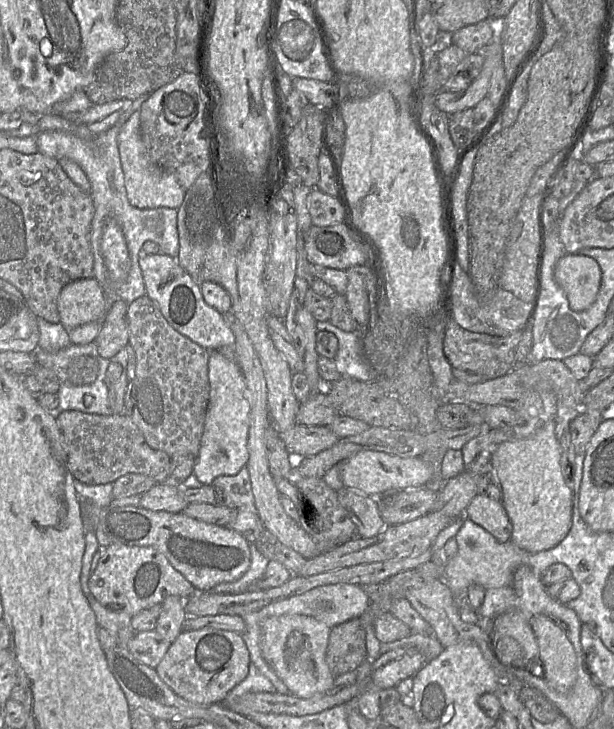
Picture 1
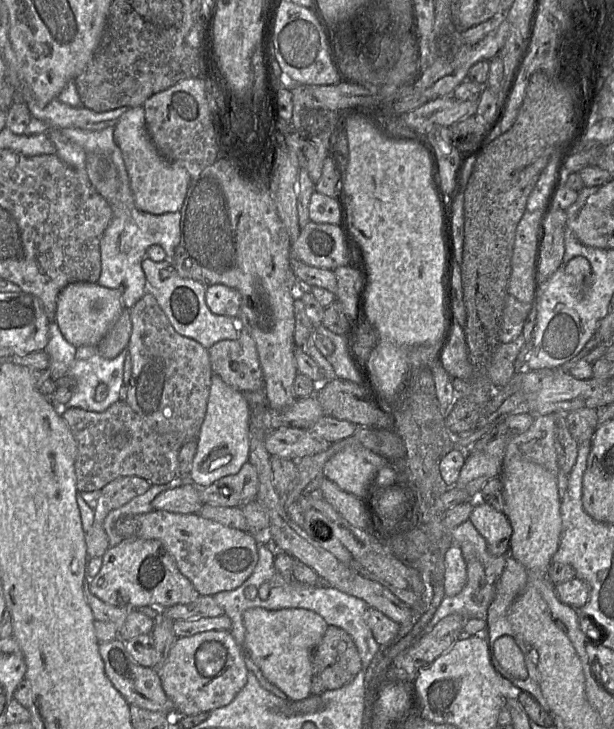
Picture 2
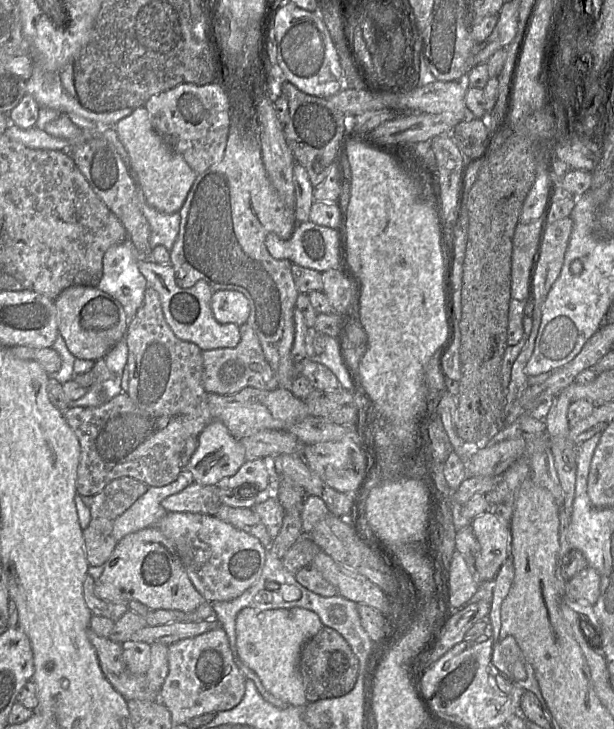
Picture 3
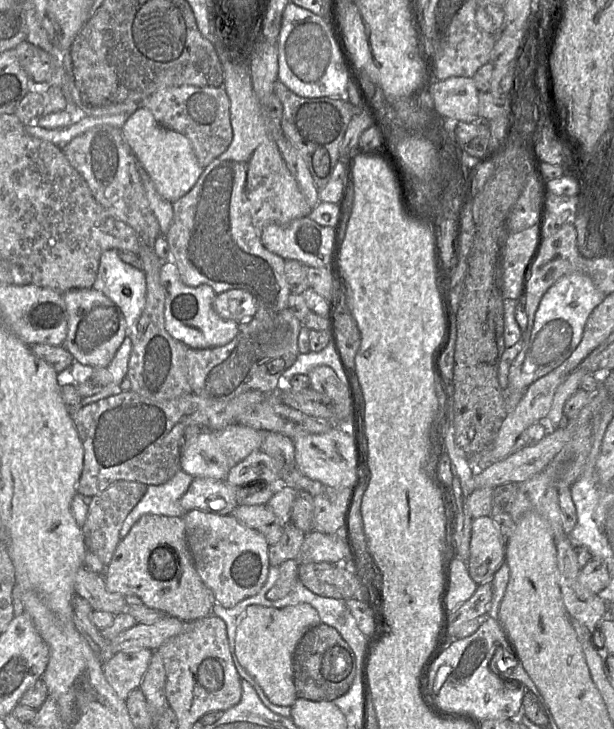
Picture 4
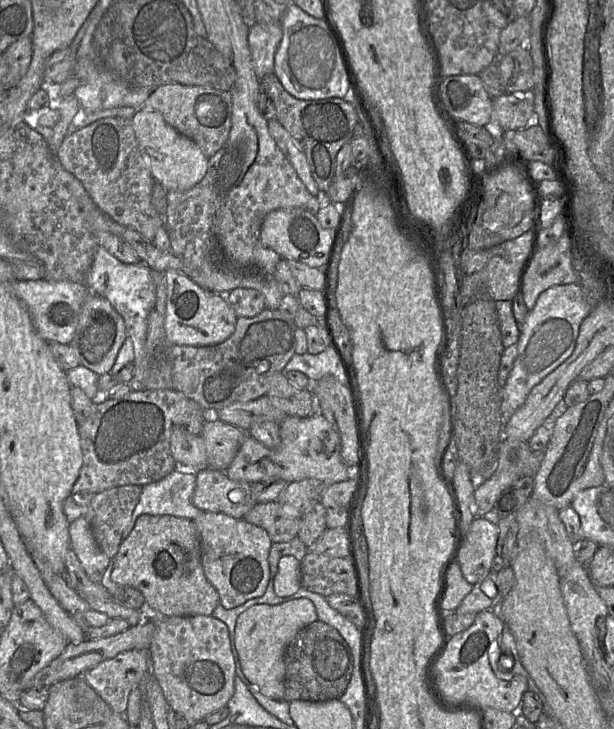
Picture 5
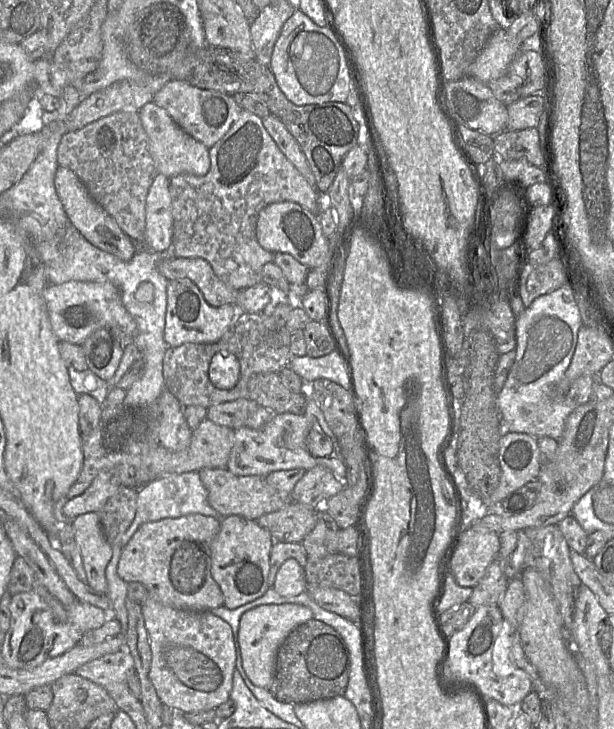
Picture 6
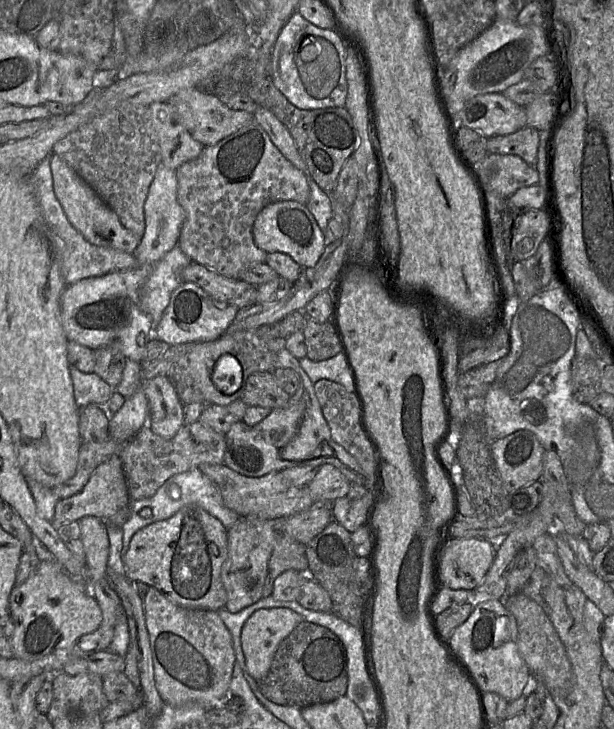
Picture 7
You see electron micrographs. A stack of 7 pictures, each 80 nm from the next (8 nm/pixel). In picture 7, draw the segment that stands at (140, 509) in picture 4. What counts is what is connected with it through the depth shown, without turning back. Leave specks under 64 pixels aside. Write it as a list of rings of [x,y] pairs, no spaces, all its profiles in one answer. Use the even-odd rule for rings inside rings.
[[[192,468],[171,476],[156,493],[145,499],[130,500],[130,517],[122,526],[121,557],[126,553],[133,534],[156,521],[165,520],[188,504],[196,504],[216,517],[226,529],[229,529],[240,517],[224,505],[218,486],[198,468]]]

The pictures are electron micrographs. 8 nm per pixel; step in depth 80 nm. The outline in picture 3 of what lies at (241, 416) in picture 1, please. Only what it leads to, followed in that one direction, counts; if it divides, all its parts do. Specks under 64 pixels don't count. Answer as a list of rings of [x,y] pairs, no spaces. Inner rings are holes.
[[[214,420],[199,433],[198,447],[185,470],[196,483],[217,485],[223,478],[233,476],[245,461],[245,448],[241,441],[221,421]]]

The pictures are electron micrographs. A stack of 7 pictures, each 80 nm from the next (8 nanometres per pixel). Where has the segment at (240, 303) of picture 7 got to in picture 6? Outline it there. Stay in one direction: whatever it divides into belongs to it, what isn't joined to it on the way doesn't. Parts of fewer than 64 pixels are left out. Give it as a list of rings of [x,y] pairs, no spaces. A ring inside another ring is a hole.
[[[166,257],[158,262],[157,268],[168,280],[190,279],[201,290],[207,303],[212,306],[236,303],[239,290],[220,280],[204,259]]]

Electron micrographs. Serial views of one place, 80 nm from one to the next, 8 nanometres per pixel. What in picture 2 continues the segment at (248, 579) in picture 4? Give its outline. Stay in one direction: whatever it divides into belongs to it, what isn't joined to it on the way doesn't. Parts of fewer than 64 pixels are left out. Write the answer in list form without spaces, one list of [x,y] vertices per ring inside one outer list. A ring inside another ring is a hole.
[[[152,510],[126,515],[117,519],[114,531],[123,539],[160,541],[174,559],[178,570],[203,596],[214,596],[218,592],[239,587],[251,575],[258,562],[258,543],[251,534],[203,518],[199,514]]]

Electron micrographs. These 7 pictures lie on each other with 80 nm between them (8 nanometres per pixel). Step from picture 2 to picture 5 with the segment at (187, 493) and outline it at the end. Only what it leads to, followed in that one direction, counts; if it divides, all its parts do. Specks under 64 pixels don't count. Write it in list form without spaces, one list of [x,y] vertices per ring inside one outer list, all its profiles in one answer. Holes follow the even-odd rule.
[[[202,469],[196,474],[196,485],[192,503],[202,511],[224,513],[234,518],[242,519],[256,504],[251,495],[251,484],[231,480],[225,471]]]

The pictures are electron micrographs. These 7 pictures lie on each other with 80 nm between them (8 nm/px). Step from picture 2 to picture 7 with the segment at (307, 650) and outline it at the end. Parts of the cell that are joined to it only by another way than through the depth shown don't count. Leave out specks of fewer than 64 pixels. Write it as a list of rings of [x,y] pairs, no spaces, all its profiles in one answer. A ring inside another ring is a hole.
[[[288,608],[259,609],[245,621],[240,641],[246,670],[254,680],[260,681],[266,677],[277,647],[303,621],[305,620],[300,614]]]

